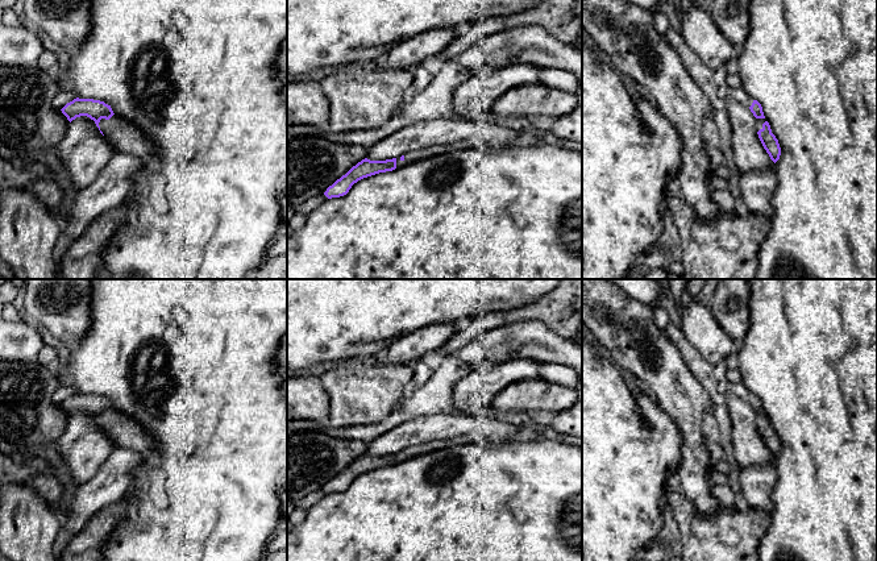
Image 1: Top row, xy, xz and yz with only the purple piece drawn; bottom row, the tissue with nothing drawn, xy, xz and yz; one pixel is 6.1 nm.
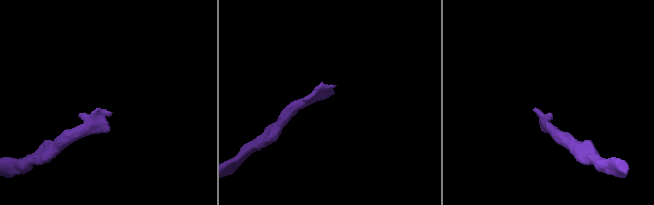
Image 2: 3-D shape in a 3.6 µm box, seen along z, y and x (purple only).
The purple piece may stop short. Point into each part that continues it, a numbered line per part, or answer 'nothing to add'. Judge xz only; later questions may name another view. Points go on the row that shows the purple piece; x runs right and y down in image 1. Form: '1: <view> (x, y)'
1: xz (412, 156)

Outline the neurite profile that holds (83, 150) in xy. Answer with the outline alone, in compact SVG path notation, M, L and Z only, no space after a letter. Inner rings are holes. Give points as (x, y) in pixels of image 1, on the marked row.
M87 116L72 120L57 145L58 158L80 191L91 184L116 153L95 121Z

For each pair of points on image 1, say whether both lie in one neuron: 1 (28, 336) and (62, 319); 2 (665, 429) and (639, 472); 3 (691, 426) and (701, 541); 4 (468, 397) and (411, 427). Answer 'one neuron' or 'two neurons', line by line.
1: two neurons
2: one neuron
3: two neurons
4: two neurons

